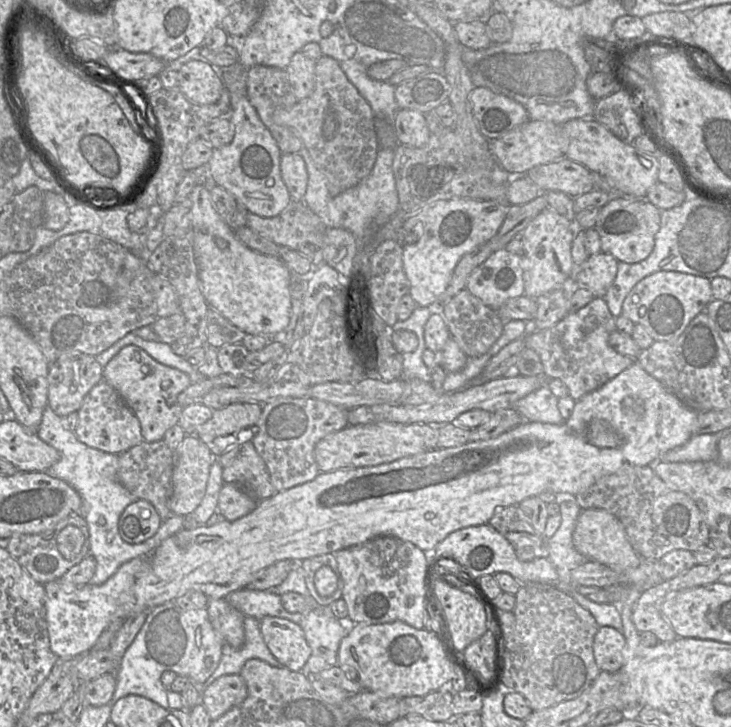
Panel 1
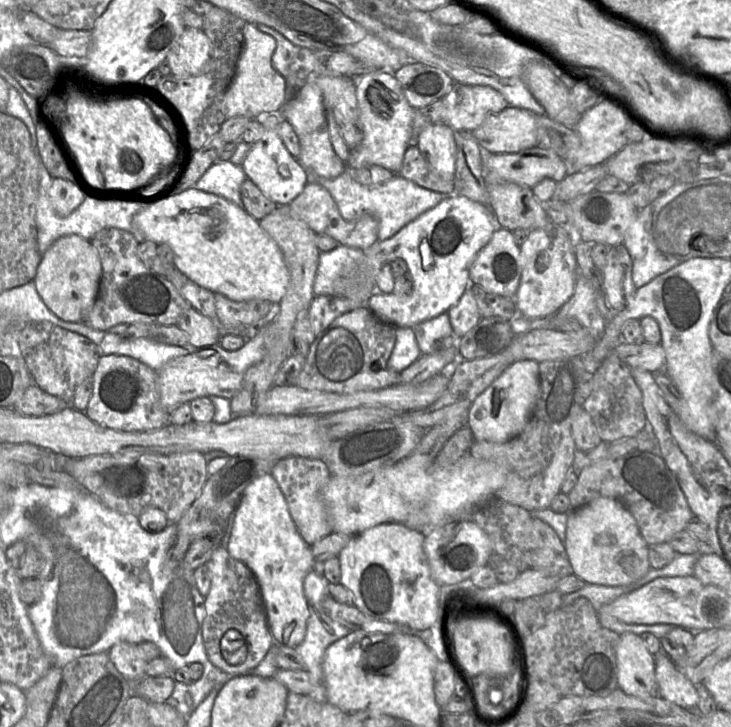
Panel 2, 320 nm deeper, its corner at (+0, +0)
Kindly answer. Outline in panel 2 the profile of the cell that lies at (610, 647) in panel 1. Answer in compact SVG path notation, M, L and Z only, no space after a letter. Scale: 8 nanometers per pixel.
M633 632L620 634L616 664L618 689L638 698L659 697L655 656L649 652L640 635Z

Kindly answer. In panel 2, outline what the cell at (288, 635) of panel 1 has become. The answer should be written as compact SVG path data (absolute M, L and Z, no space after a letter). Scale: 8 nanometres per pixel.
M271 474L256 478L244 489L233 515L233 525L226 550L234 559L245 563L255 574L274 642L296 648L304 640L310 615L303 585L306 575L314 569L316 563L311 545L307 544L300 535L289 512L285 497Z

